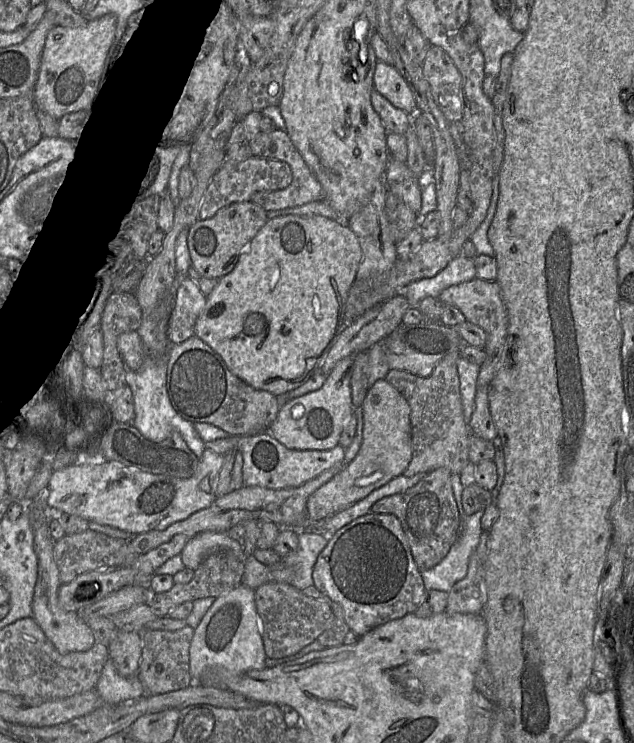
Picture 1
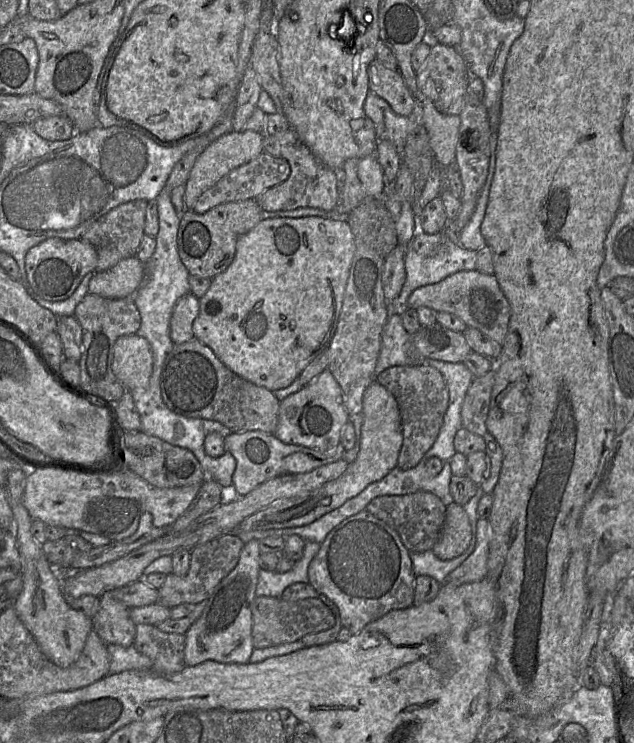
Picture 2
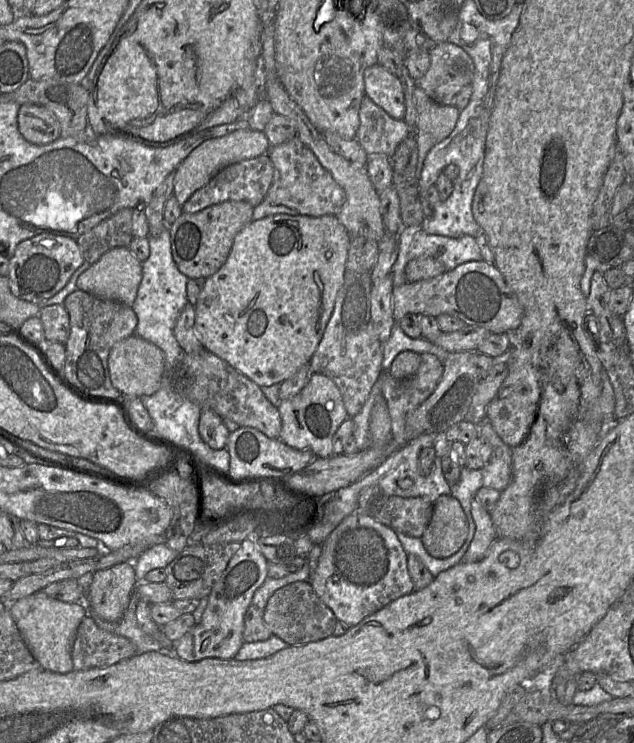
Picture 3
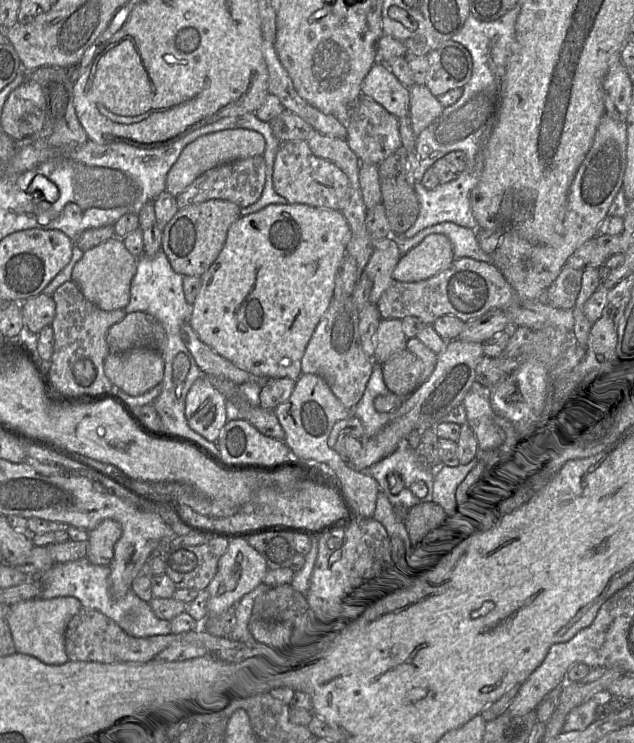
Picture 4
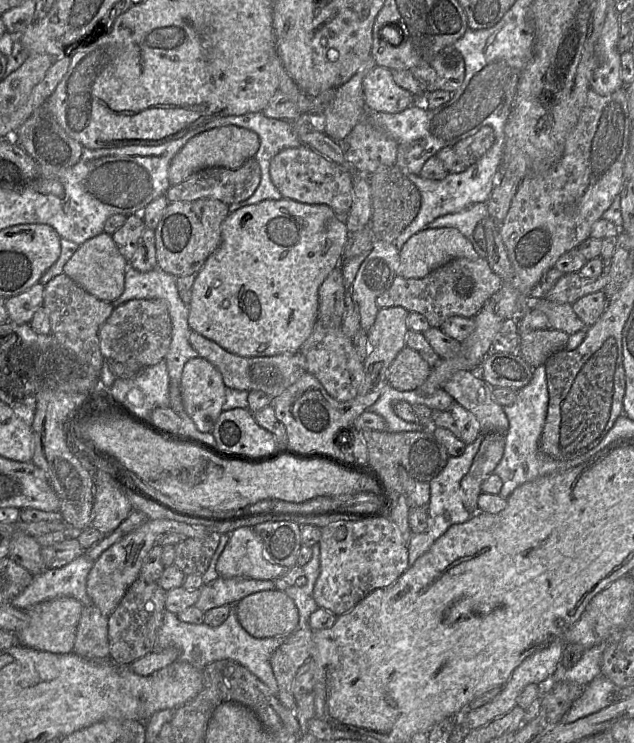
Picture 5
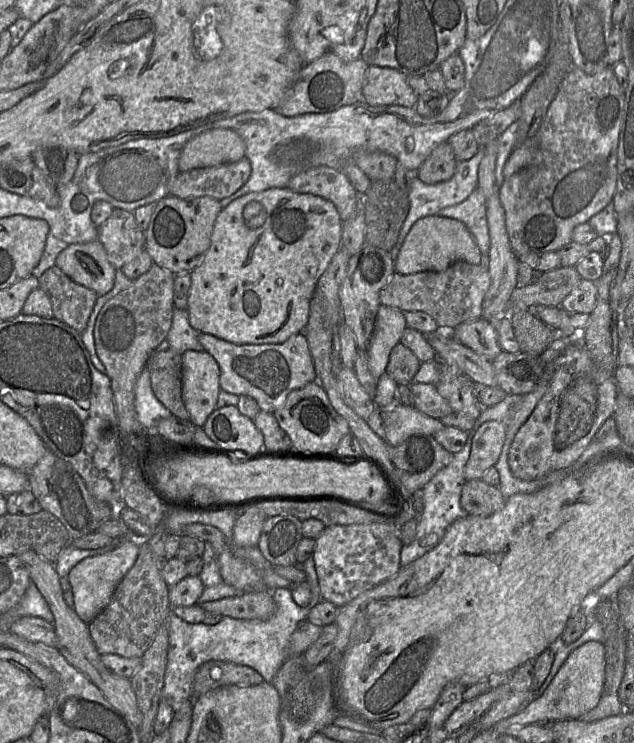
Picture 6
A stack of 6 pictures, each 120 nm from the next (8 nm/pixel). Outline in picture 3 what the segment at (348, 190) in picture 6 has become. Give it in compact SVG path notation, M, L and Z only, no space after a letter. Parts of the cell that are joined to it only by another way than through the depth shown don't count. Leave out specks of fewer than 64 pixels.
M298 136L283 144L271 146L268 156L274 166L274 176L266 201L294 209L300 215L337 215L345 203L345 192Z

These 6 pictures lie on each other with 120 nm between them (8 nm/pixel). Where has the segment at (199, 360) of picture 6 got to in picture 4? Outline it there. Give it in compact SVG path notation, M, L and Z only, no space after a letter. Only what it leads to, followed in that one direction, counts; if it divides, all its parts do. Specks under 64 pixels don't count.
M199 377L185 398L185 416L189 427L210 442L216 443L226 419L226 399L208 381Z

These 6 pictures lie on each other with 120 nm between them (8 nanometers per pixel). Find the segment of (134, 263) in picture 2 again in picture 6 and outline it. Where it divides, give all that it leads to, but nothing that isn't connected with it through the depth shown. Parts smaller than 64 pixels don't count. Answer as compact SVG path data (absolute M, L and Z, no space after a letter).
M98 239L91 242L70 244L57 256L56 265L71 280L92 289L98 296L109 292L115 283L117 269L109 261L107 252Z

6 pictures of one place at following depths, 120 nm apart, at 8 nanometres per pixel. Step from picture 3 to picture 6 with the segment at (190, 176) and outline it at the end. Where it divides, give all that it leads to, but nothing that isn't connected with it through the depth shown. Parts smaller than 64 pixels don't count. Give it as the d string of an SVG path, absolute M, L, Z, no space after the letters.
M211 129L186 143L178 160L180 173L196 168L217 167L245 158L246 145L231 129Z

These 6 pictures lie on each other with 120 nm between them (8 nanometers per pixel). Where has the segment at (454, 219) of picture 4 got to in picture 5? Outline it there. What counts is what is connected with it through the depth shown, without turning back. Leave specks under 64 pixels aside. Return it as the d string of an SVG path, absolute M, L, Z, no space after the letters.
M494 139L492 146L482 155L482 159L472 164L459 173L448 173L441 180L428 180L420 175L407 174L409 180L416 186L420 193L421 204L414 220L401 232L395 240L397 249L401 249L405 242L415 233L422 230L436 218L459 212L472 204L484 202L487 204L491 190L500 178L504 153L504 143Z

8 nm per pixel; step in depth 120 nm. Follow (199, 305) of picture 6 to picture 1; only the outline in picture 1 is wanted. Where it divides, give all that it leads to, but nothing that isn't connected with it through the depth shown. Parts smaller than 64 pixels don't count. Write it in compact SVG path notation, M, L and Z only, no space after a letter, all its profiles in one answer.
M281 216L269 219L257 235L242 252L232 272L218 280L216 287L207 296L204 309L195 322L194 335L216 351L230 372L258 390L265 390L280 396L301 386L320 367L334 344L338 334L343 330L343 314L348 300L348 293L353 286L362 260L362 249L355 233L345 224L323 216Z

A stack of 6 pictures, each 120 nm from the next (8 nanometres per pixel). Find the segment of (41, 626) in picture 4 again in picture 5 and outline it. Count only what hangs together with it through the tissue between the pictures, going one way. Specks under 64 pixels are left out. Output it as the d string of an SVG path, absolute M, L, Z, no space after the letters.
M60 597L33 606L27 610L29 615L28 625L15 634L19 645L55 654L73 652L76 627L83 607L78 600L71 597Z

